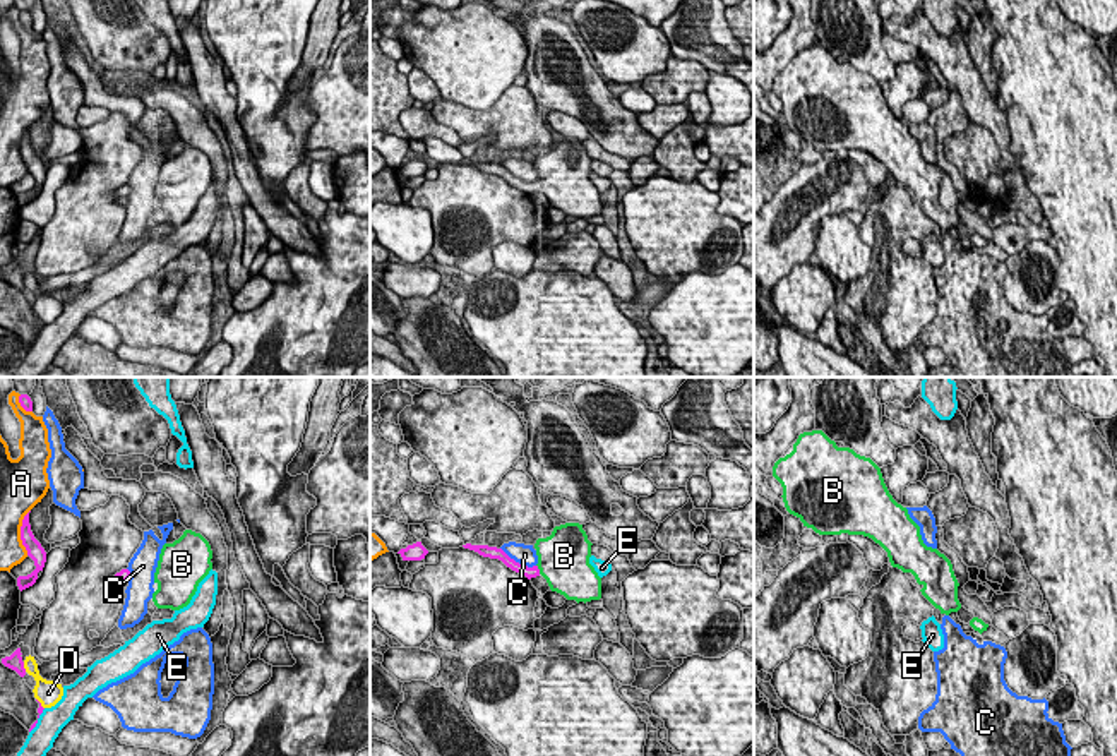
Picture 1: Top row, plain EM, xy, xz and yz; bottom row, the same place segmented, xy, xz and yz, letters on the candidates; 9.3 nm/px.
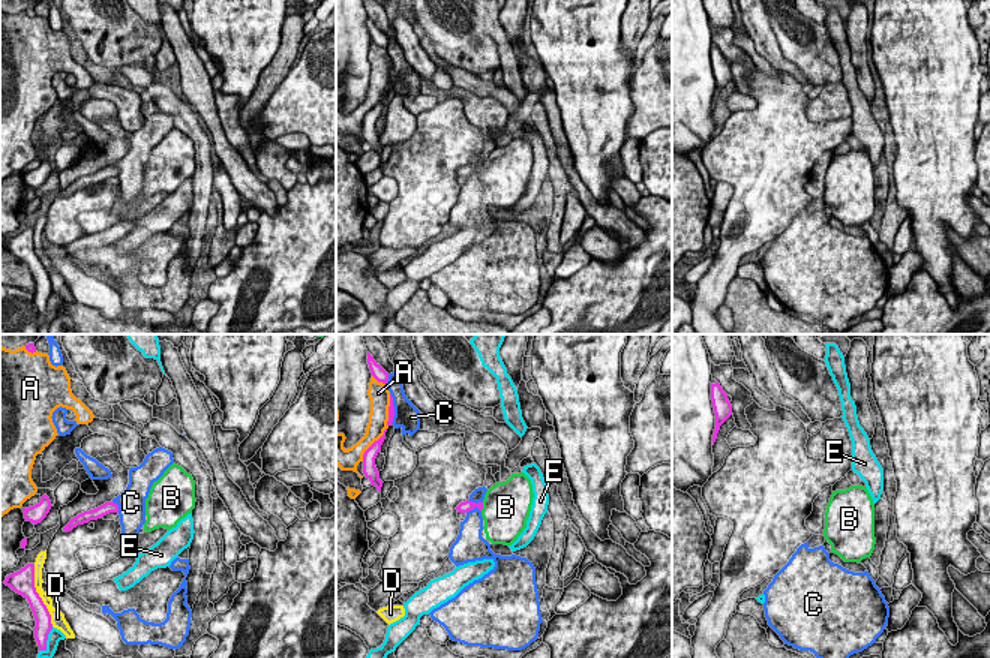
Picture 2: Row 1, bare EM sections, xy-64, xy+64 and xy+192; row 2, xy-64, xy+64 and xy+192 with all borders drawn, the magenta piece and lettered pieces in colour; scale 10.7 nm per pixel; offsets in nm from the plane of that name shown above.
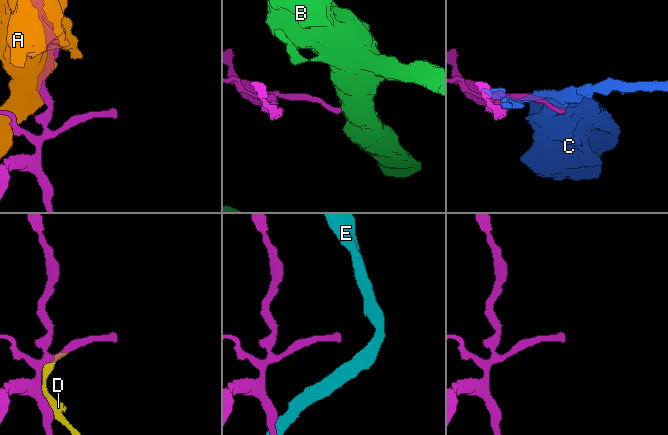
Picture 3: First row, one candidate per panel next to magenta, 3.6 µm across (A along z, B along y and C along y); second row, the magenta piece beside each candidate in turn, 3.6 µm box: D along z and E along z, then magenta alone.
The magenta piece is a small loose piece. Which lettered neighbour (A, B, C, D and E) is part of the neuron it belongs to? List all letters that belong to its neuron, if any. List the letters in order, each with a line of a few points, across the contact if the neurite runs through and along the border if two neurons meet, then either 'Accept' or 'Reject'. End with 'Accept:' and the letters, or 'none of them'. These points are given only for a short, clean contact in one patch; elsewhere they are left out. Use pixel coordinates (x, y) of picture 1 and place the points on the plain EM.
A: Reject
B: Accept
C: Reject
D: Reject
E: Reject
Accept: B

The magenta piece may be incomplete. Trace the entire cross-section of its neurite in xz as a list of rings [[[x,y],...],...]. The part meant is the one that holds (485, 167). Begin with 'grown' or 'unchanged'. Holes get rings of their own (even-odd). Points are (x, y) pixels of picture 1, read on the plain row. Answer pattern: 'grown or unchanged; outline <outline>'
grown; outline [[[565,139],[555,142],[550,153],[536,156],[538,180],[533,183],[516,178],[497,163],[471,159],[463,163],[483,173],[499,175],[528,195],[541,190],[552,207],[564,211],[567,216],[586,219],[601,214],[601,194],[589,180],[591,161],[582,141]]]

